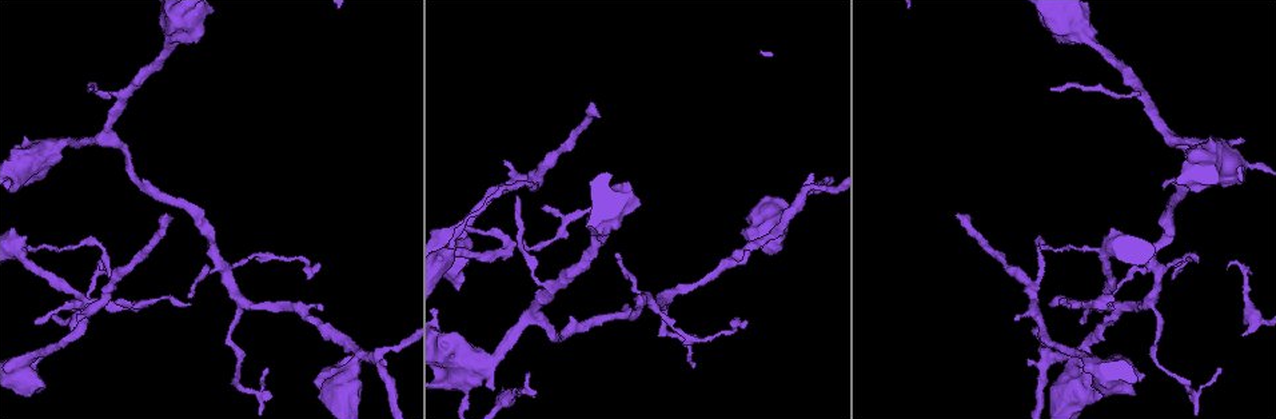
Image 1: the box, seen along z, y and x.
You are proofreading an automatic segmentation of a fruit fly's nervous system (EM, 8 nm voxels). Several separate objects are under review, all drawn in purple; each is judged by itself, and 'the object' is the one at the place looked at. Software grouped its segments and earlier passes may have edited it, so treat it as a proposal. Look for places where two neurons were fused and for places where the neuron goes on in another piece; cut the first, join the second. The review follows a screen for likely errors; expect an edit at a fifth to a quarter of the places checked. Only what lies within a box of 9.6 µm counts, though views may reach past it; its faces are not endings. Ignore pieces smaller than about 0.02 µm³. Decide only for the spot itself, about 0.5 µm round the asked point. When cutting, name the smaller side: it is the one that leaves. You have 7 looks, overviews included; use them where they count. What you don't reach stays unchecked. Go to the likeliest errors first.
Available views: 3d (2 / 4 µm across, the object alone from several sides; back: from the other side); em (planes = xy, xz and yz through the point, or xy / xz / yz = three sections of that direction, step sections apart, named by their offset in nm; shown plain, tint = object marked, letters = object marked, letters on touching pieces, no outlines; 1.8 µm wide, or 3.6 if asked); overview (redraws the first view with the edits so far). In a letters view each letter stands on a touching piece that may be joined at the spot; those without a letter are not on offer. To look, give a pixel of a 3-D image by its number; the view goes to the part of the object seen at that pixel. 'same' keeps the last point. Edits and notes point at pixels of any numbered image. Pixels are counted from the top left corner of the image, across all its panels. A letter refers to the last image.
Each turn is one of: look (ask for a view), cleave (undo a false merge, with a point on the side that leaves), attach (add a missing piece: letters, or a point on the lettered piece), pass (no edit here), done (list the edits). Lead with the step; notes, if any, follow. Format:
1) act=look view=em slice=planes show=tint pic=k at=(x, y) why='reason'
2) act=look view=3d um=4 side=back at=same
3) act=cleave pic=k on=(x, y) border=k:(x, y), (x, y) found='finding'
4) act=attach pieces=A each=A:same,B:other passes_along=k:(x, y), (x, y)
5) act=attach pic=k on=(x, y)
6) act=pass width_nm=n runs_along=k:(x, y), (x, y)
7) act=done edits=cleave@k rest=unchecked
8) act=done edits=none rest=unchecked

act=look view=em slice=yz step=4 show=letters pic=1 at=(958, 215) why='free end'

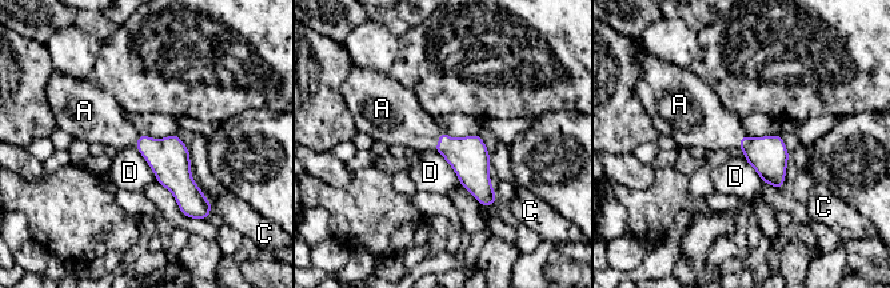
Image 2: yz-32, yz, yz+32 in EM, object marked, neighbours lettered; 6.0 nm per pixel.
act=look view=em slice=planes show=letters at=same why='cut it another way'

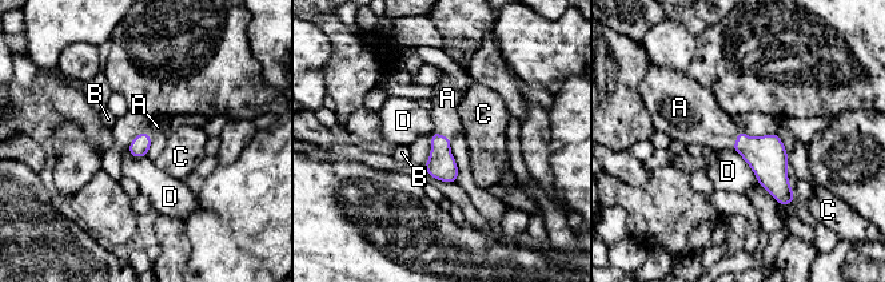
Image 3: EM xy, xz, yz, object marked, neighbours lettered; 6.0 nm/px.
act=attach pieces=A longest_contact=D:280nm each=A:same,B:other,C:other,D:other found='the neuron continues'

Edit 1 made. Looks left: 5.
act=look view=overview why='see it whole again'

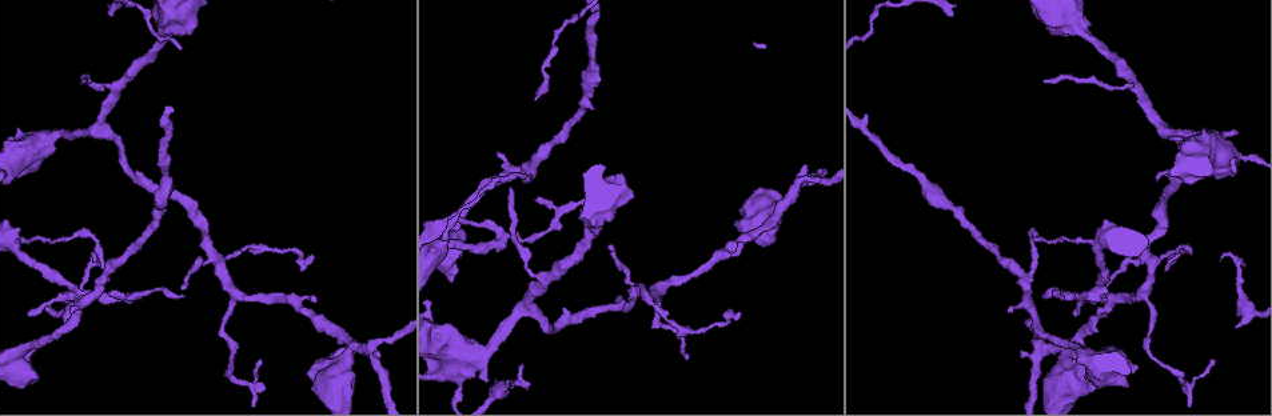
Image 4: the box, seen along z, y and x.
act=look view=em slice=planes show=letters pic=4 at=(100, 277) why='branch point'

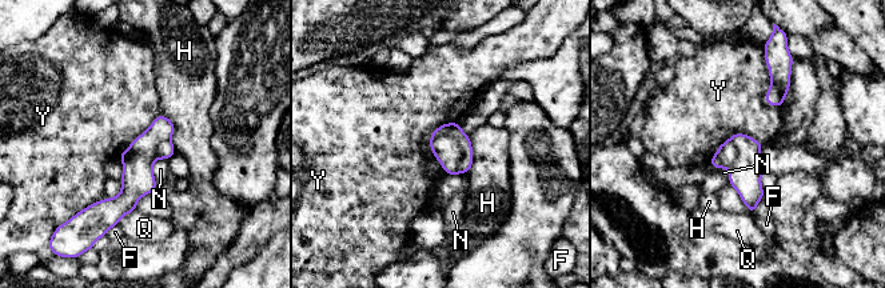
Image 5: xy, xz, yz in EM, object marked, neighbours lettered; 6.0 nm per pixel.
act=cleave pic=5 on=(449, 128) longest_contact=Y:340nm each=F:other,H:other,N:other,Q:other,Y:other border=5:(434, 138), (458, 142), (459, 172) found='a second neuron is stuck on'

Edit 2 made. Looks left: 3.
act=done edits=attach@3,cleave@5 rest=unchecked

